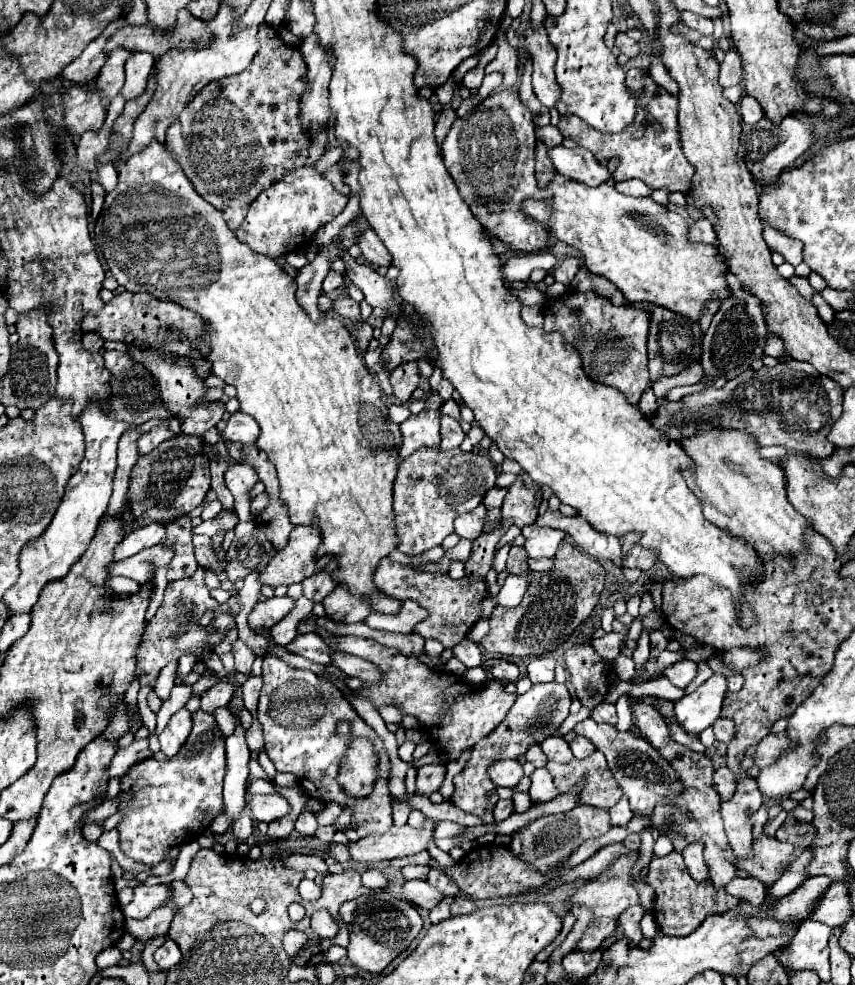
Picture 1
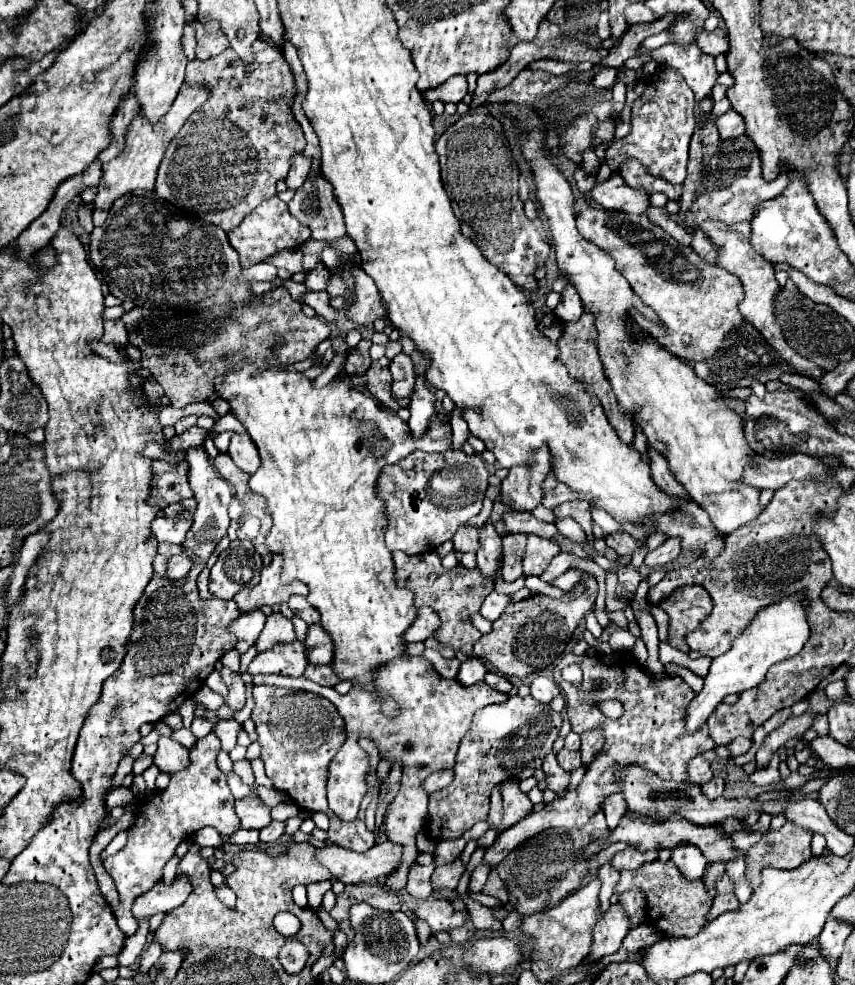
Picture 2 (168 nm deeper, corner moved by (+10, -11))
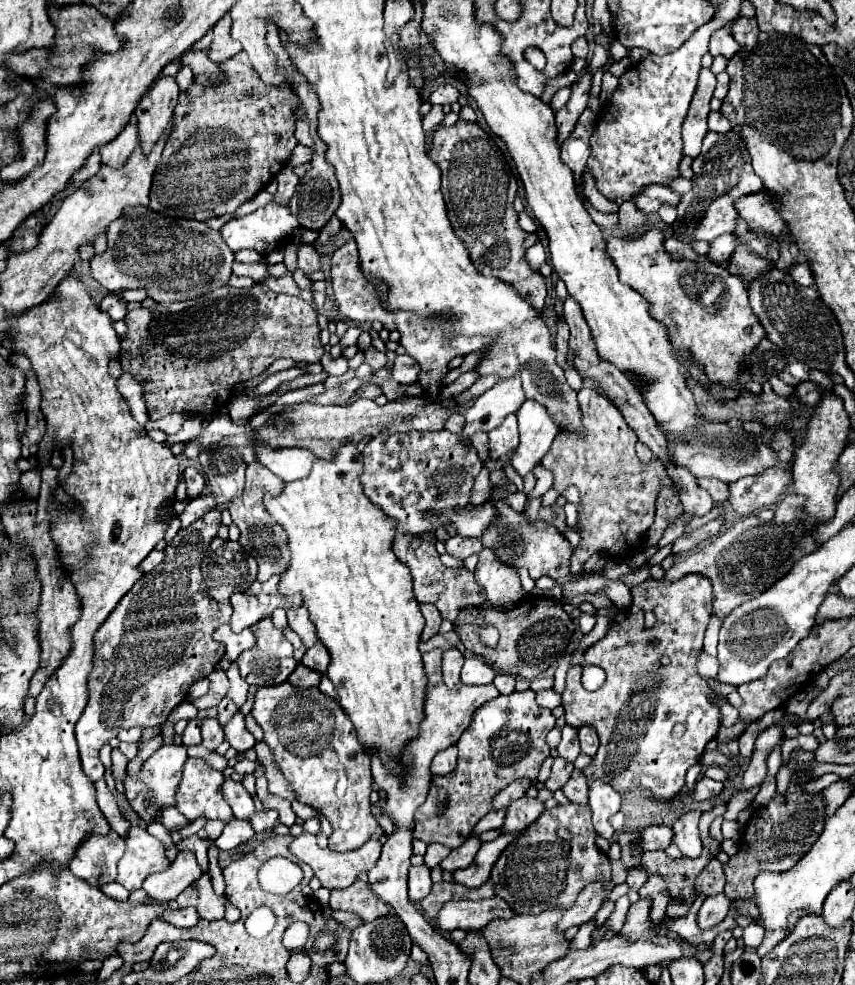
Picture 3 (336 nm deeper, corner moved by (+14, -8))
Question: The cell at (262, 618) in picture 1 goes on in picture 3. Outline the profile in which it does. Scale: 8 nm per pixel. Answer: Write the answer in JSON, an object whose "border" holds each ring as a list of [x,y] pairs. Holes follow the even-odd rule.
{"border":[[[221,625],[219,629],[215,629],[213,639],[225,645],[225,659],[229,659],[229,661],[235,661],[245,649],[251,649],[255,645],[255,637],[253,637],[251,629],[233,633],[229,625]]]}

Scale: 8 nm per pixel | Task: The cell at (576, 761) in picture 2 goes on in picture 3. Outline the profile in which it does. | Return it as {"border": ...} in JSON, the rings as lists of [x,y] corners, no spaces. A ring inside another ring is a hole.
{"border":[[[555,757],[551,775],[549,775],[549,779],[544,783],[545,787],[553,792],[557,791],[557,789],[563,789],[563,785],[569,779],[571,771],[573,771],[573,765],[569,761],[565,761],[563,757]]]}

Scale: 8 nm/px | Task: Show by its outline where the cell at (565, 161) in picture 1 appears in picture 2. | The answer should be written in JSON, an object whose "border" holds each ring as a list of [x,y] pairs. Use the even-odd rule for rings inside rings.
{"border":[[[613,174],[601,184],[595,184],[587,196],[607,210],[623,210],[631,214],[643,214],[649,206],[649,196],[629,188],[619,174]]]}

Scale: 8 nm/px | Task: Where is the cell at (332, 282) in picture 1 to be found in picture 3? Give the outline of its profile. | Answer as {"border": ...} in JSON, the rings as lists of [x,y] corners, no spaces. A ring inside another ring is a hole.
{"border":[[[301,245],[297,251],[297,257],[299,257],[299,269],[305,275],[311,275],[313,271],[319,269],[319,253],[315,251],[313,245]]]}

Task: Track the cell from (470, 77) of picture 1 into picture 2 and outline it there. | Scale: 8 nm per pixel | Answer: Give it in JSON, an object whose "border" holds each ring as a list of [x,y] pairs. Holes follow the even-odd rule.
{"border":[[[453,76],[449,78],[445,84],[441,84],[441,88],[433,88],[423,92],[426,101],[434,102],[435,100],[443,100],[443,102],[461,102],[467,94],[467,80],[465,76]]]}

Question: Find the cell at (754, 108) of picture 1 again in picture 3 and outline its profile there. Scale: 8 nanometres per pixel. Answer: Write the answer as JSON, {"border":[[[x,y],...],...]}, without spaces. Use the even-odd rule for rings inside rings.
{"border":[[[711,111],[709,113],[709,129],[725,133],[725,131],[731,131],[731,123],[719,111]]]}

